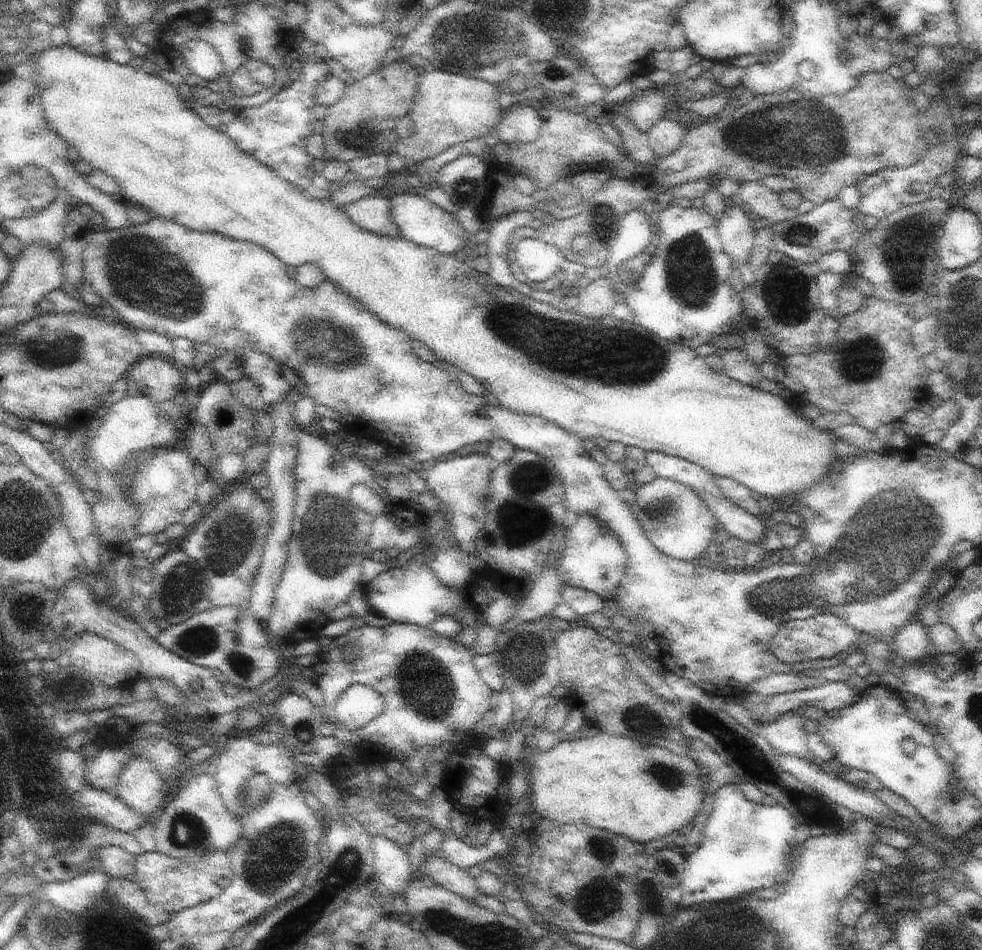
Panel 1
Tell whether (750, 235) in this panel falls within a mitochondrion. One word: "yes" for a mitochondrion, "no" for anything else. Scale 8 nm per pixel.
no

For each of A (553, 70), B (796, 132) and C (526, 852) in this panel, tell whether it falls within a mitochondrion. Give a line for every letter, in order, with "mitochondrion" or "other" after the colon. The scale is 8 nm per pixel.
A: mitochondrion
B: mitochondrion
C: other

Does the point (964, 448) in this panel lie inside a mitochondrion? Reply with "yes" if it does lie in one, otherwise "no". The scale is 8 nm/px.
no

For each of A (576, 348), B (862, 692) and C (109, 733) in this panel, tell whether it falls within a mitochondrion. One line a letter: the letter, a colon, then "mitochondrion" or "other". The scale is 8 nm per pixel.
A: mitochondrion
B: other
C: other

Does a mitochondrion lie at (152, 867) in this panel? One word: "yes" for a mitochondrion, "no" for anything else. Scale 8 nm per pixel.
no

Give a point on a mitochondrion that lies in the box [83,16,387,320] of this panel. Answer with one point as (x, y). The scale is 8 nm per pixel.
(244, 43)

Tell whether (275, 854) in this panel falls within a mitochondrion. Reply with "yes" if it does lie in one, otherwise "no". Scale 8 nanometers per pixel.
yes

